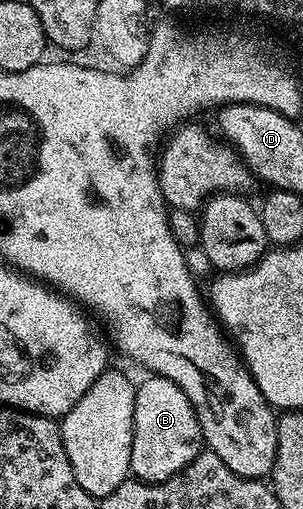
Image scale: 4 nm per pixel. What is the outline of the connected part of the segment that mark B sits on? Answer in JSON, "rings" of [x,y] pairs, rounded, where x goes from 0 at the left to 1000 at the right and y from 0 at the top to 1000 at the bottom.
{"rings":[[[488,737],[479,743],[449,758],[429,929],[452,945],[512,949],[561,941],[614,919],[667,888],[677,870],[653,815],[640,811],[614,768],[545,741]]]}

